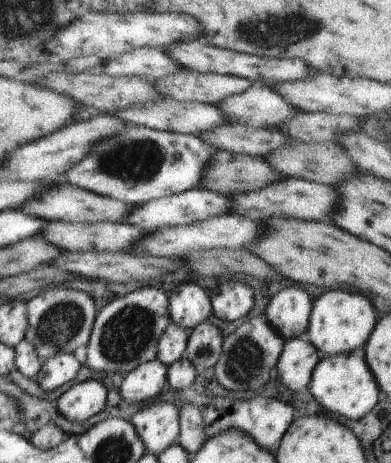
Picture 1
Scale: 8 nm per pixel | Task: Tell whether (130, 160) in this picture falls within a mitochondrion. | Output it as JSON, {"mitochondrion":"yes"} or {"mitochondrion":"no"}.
{"mitochondrion":"yes"}

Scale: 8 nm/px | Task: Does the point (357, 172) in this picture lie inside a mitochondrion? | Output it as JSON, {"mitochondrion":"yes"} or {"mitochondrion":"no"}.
{"mitochondrion":"no"}

